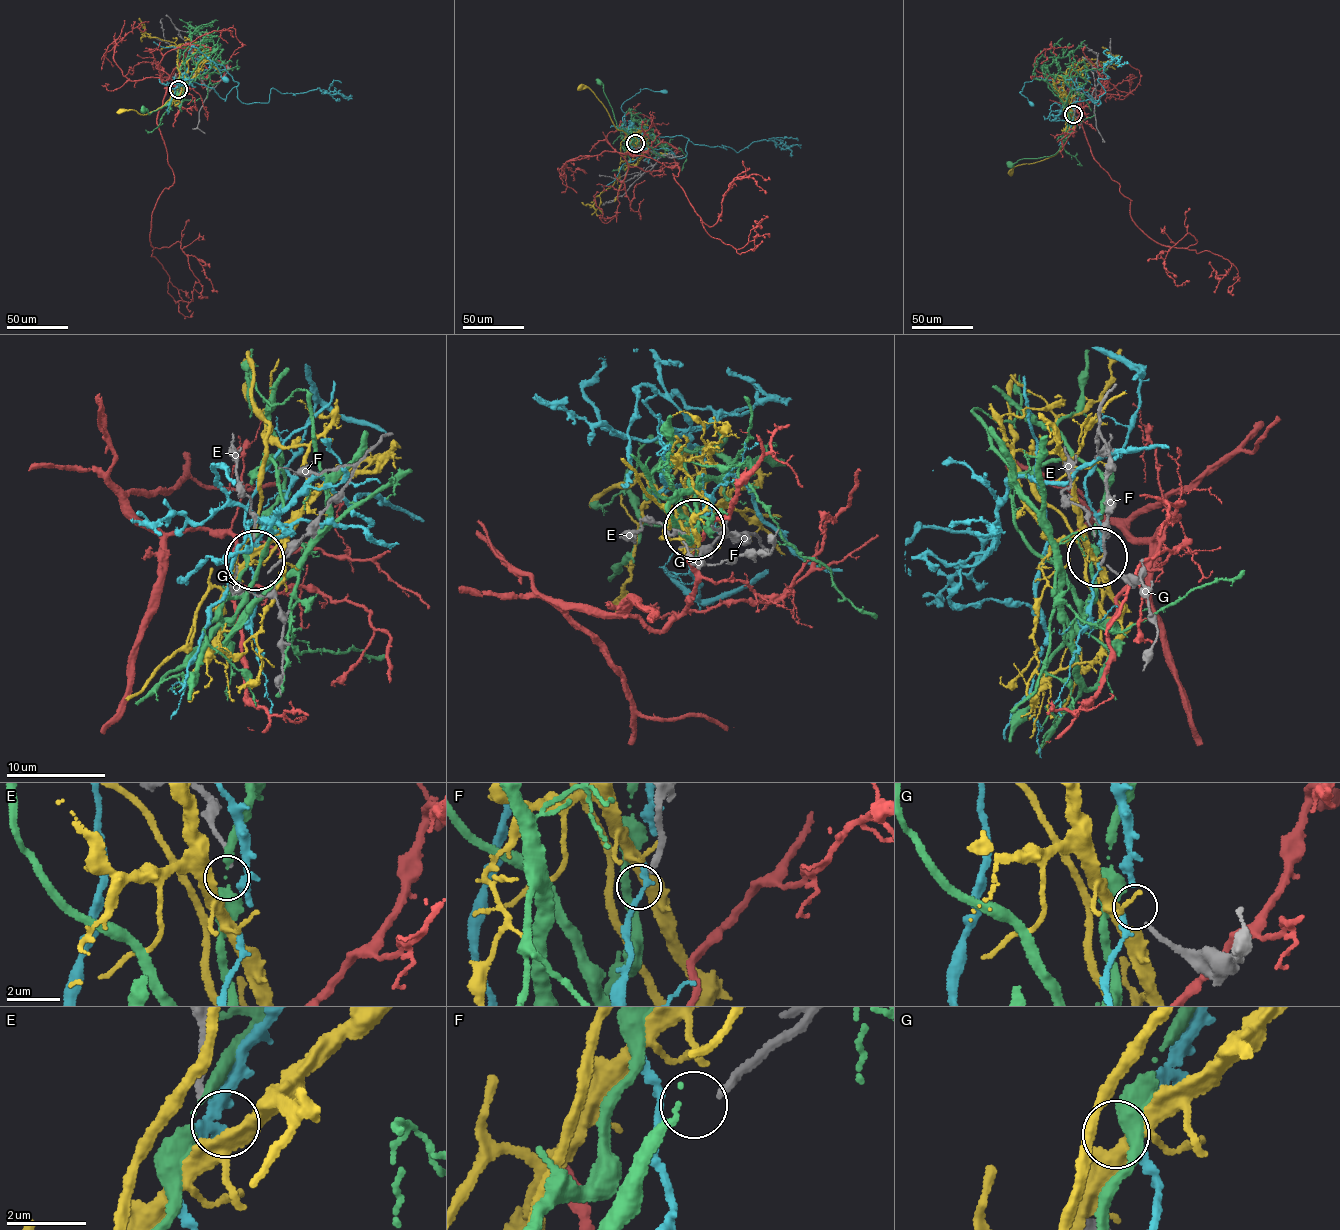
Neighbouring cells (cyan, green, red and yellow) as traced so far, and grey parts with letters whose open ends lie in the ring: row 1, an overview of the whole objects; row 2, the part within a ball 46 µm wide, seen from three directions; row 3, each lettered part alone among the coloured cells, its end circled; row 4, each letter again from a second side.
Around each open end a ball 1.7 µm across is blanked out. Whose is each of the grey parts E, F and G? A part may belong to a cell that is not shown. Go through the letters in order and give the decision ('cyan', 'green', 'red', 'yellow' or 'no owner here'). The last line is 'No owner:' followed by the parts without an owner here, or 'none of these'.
E: yellow
F: no owner here
G: green
No owner: F

